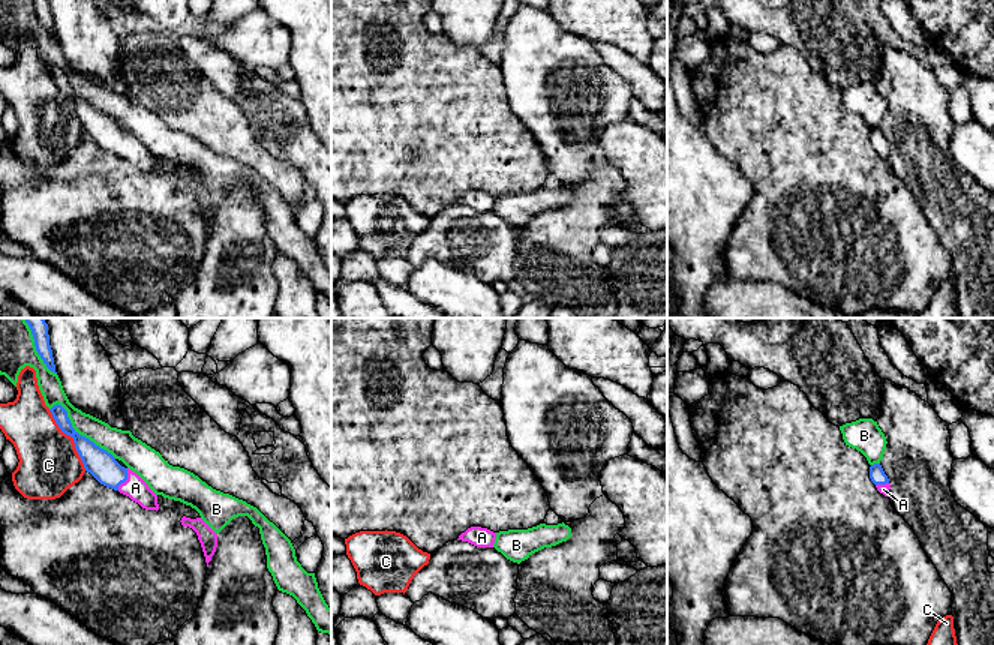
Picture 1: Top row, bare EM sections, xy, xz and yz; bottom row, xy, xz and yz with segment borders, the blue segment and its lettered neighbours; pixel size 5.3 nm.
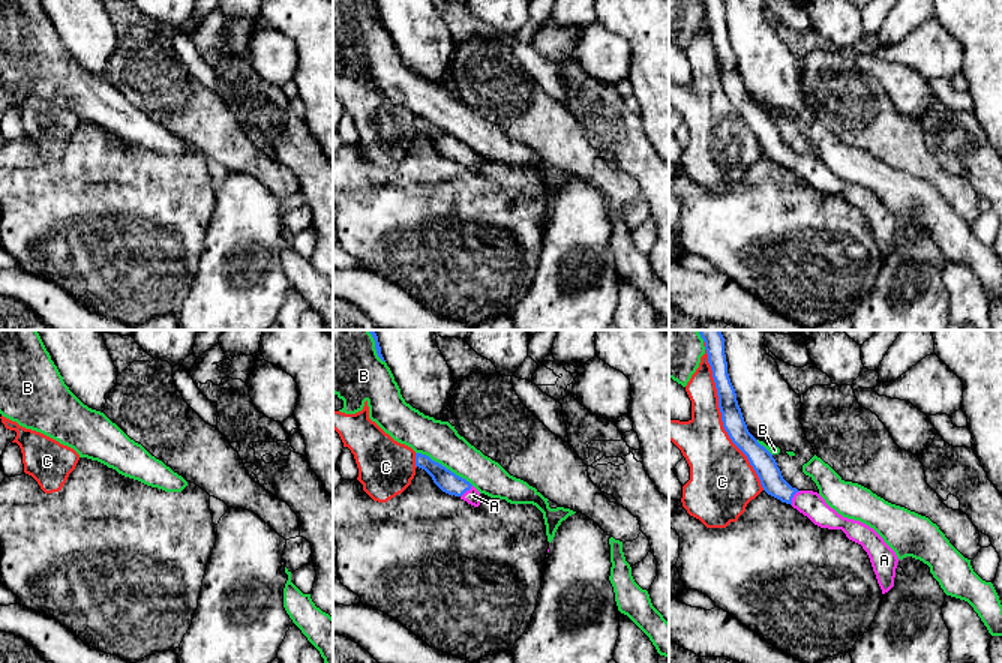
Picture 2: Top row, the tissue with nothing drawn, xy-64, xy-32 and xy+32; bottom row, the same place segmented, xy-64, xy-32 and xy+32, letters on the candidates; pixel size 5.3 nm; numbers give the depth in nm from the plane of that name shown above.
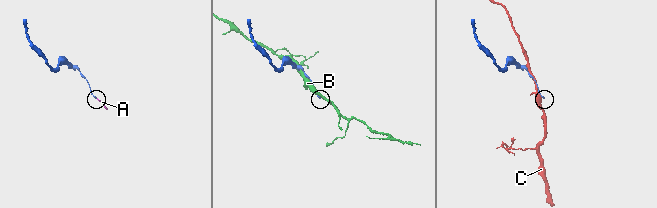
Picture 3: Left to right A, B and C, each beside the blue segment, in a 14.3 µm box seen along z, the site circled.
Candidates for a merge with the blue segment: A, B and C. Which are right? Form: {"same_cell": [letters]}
{"same_cell": ["A"]}

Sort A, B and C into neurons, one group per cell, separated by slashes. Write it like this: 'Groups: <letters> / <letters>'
Groups: A / B / C

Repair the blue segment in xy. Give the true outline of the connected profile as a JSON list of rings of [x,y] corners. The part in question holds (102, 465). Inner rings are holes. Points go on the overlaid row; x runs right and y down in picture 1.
[[[57,404],[49,411],[61,432],[73,438],[75,448],[87,472],[100,484],[129,496],[142,508],[159,510],[157,495],[136,472],[121,466],[111,453],[79,435],[72,428],[67,411],[61,405]]]

